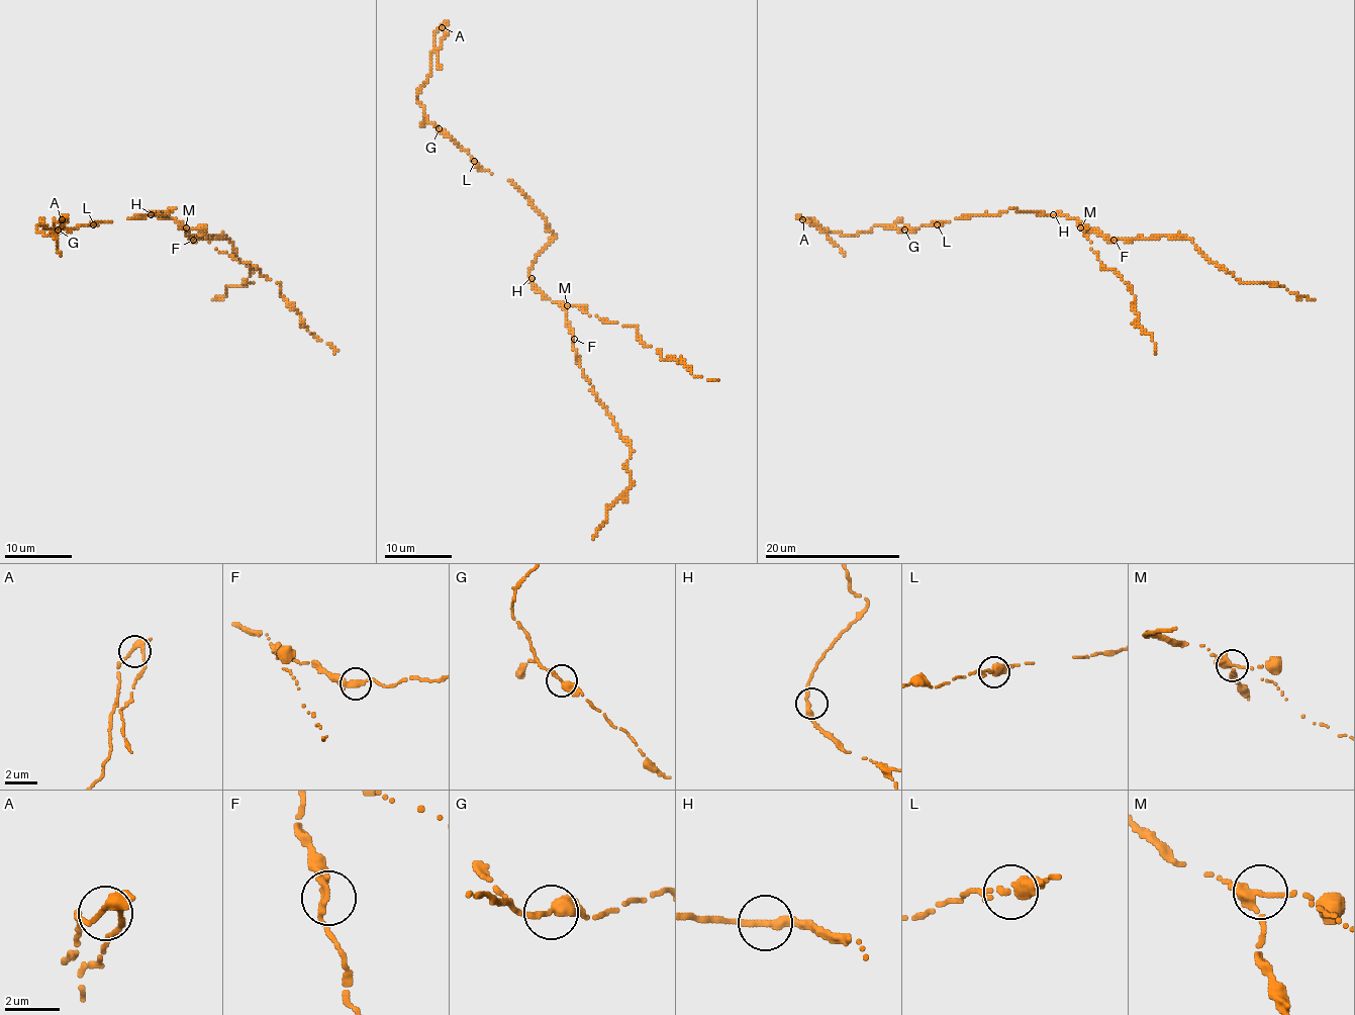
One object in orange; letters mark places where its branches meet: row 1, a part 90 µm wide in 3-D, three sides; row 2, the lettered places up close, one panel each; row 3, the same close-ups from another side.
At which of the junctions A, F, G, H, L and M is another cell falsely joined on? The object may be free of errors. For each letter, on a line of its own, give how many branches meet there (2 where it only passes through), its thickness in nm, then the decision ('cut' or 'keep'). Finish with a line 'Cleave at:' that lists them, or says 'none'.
A: 3 | 260 nm | keep
F: 2 | 280 nm | keep
G: 2 | 320 nm | keep
H: 2 | 280 nm | keep
L: 2 | 300 nm | keep
M: 3 | 300 nm | cut
Cleave at: M

